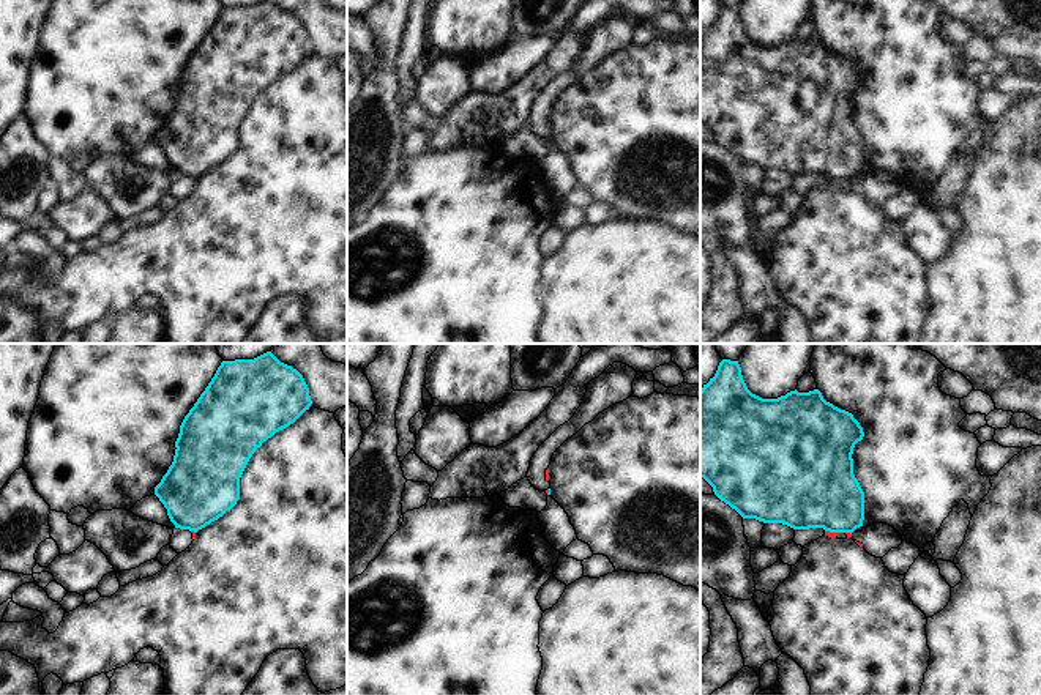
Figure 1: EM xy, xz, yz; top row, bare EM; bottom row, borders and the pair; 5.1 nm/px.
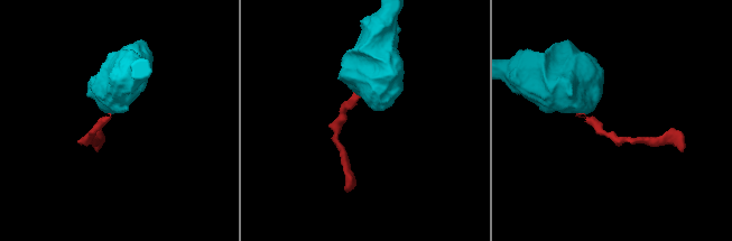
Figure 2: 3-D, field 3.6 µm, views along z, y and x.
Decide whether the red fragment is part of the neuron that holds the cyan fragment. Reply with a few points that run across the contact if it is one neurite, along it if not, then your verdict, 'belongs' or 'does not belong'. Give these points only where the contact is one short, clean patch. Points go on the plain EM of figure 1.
line yz (825, 177), (836, 180); does not belong

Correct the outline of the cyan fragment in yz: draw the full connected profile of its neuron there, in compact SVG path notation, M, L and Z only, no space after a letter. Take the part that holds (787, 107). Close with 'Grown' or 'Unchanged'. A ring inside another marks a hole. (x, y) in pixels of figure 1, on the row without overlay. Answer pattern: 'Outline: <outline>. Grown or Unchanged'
Outline: M722 6L715 24L700 36L700 125L743 165L782 170L793 177L823 175L852 181L864 167L864 139L853 121L852 106L863 84L863 74L853 61L826 49L819 36L795 36L778 46L752 41L738 8Z. Unchanged

